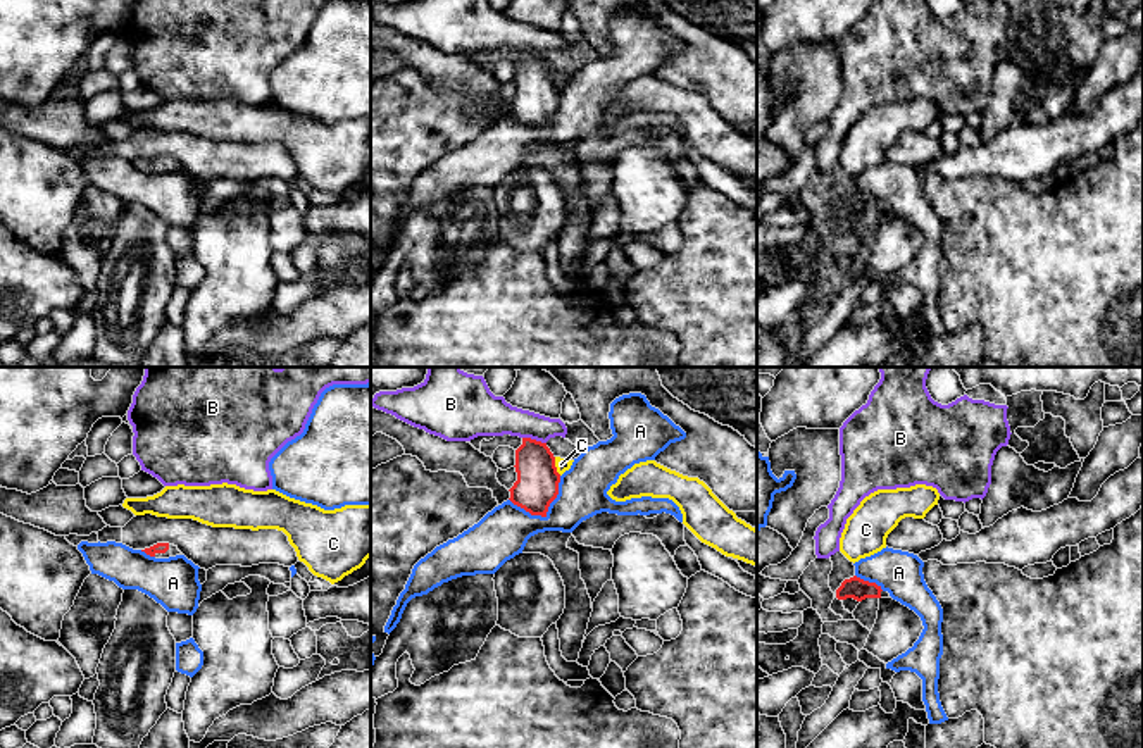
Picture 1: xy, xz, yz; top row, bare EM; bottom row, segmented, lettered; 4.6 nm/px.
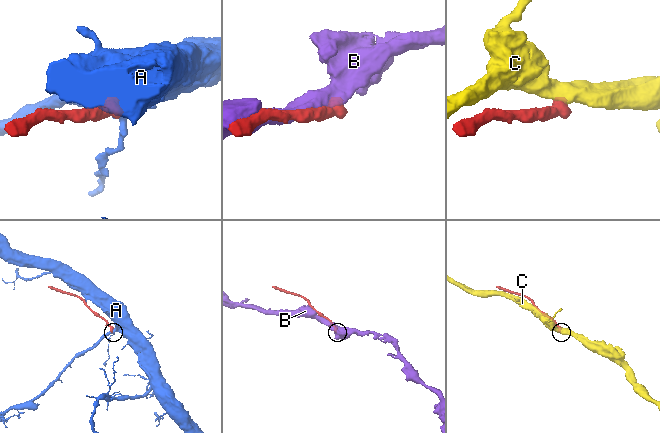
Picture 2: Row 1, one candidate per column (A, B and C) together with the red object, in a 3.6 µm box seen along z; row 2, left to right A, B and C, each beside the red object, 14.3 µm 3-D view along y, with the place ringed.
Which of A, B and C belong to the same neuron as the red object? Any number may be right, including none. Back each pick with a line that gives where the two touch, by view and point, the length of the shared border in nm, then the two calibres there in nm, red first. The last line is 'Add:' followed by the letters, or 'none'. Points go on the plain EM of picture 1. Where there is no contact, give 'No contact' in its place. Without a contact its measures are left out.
Add: none

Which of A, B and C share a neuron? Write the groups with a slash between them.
A / B / C

